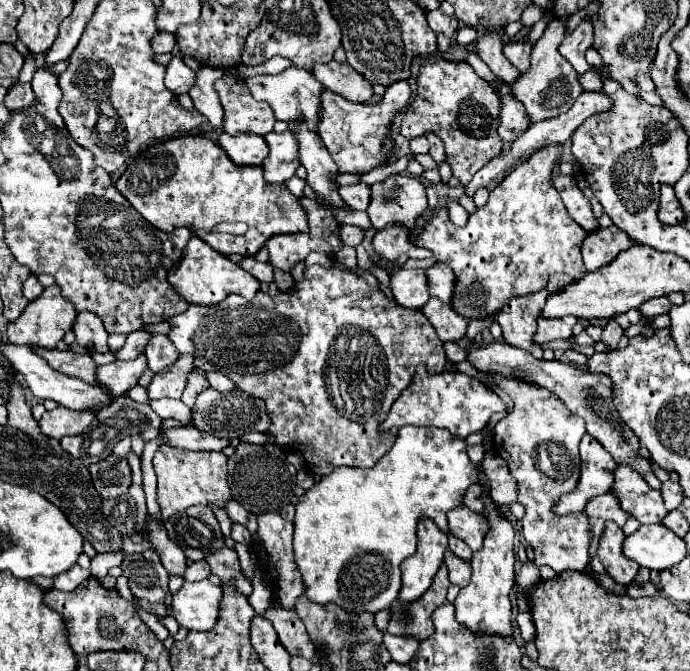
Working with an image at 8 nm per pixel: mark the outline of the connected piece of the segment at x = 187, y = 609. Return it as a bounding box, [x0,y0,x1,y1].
[171,580,221,632]

